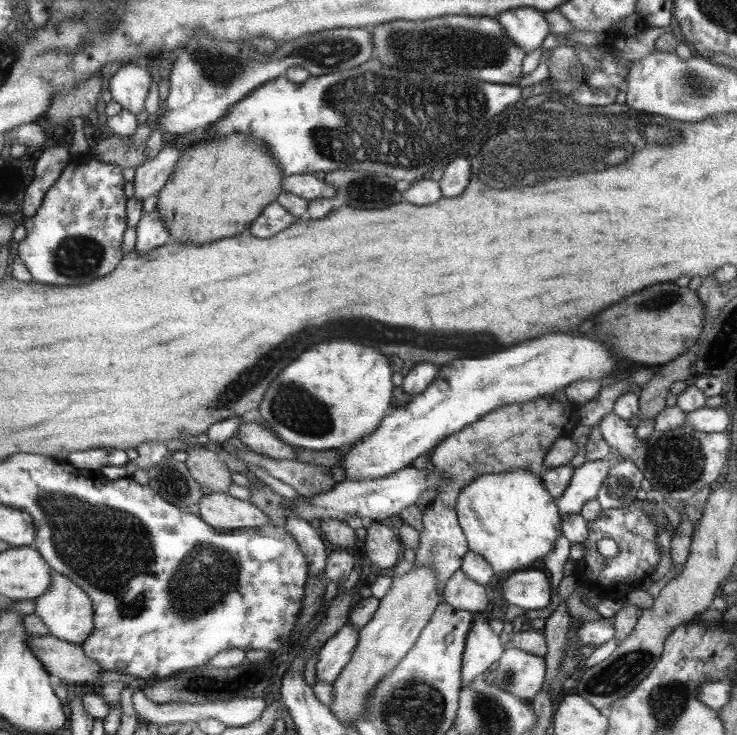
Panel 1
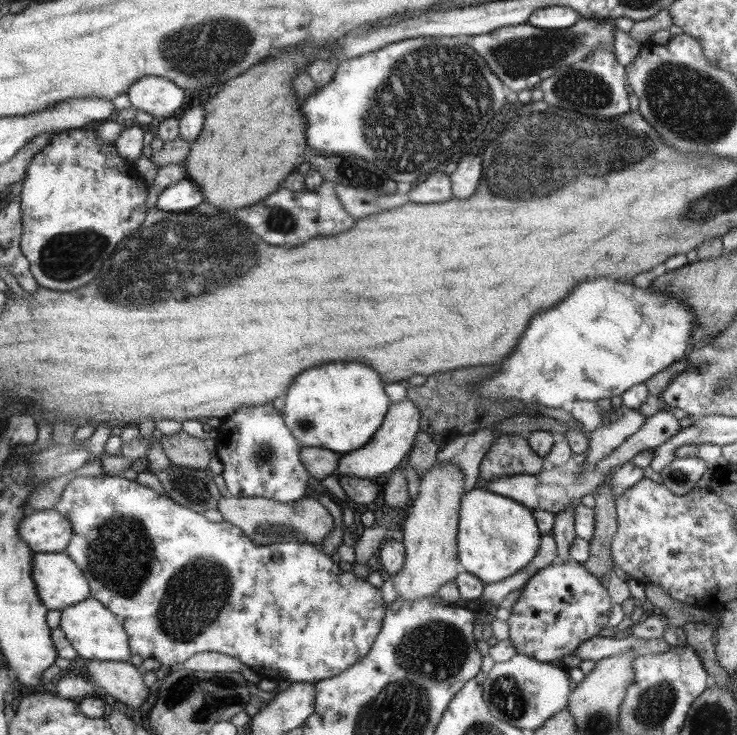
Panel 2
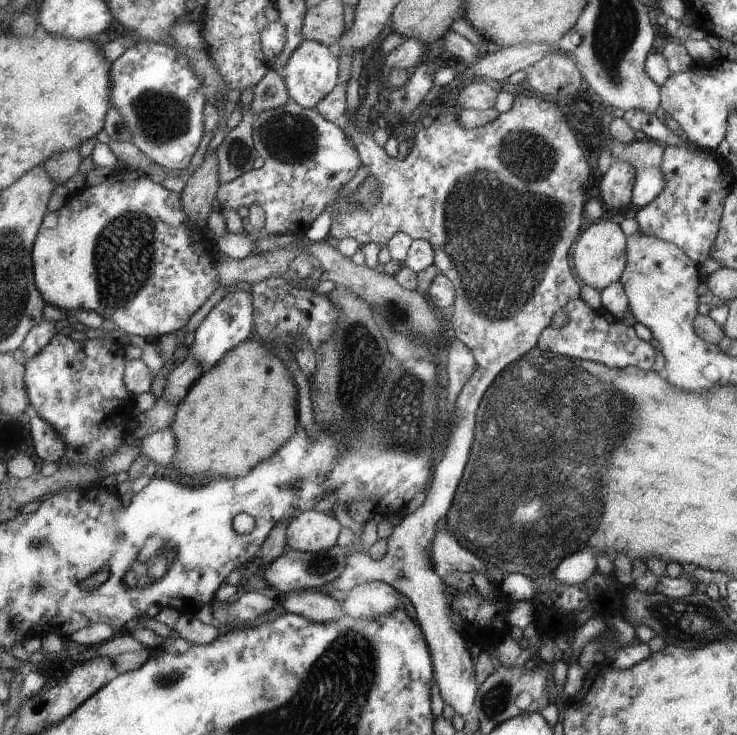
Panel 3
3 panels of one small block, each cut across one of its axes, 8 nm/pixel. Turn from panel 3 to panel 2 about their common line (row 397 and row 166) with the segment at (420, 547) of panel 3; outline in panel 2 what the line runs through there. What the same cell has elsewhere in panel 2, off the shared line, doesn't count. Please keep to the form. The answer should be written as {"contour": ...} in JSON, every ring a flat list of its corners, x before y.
{"contour":[[465,156,457,170,449,175,452,196,457,199,471,197,479,184,481,176,481,158,479,156]]}

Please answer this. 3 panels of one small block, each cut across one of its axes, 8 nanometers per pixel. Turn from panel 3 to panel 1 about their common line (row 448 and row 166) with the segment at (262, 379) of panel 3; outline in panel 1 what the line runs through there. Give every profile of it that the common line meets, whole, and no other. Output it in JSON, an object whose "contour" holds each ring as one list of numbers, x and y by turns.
{"contour":[[241,132,215,136,215,139,195,144,181,152,173,172,156,194,154,210,159,214,159,218,162,218,167,233,180,245,186,242,204,245,246,232,259,213,283,191,281,180,284,177,281,167,266,149,265,142]]}

